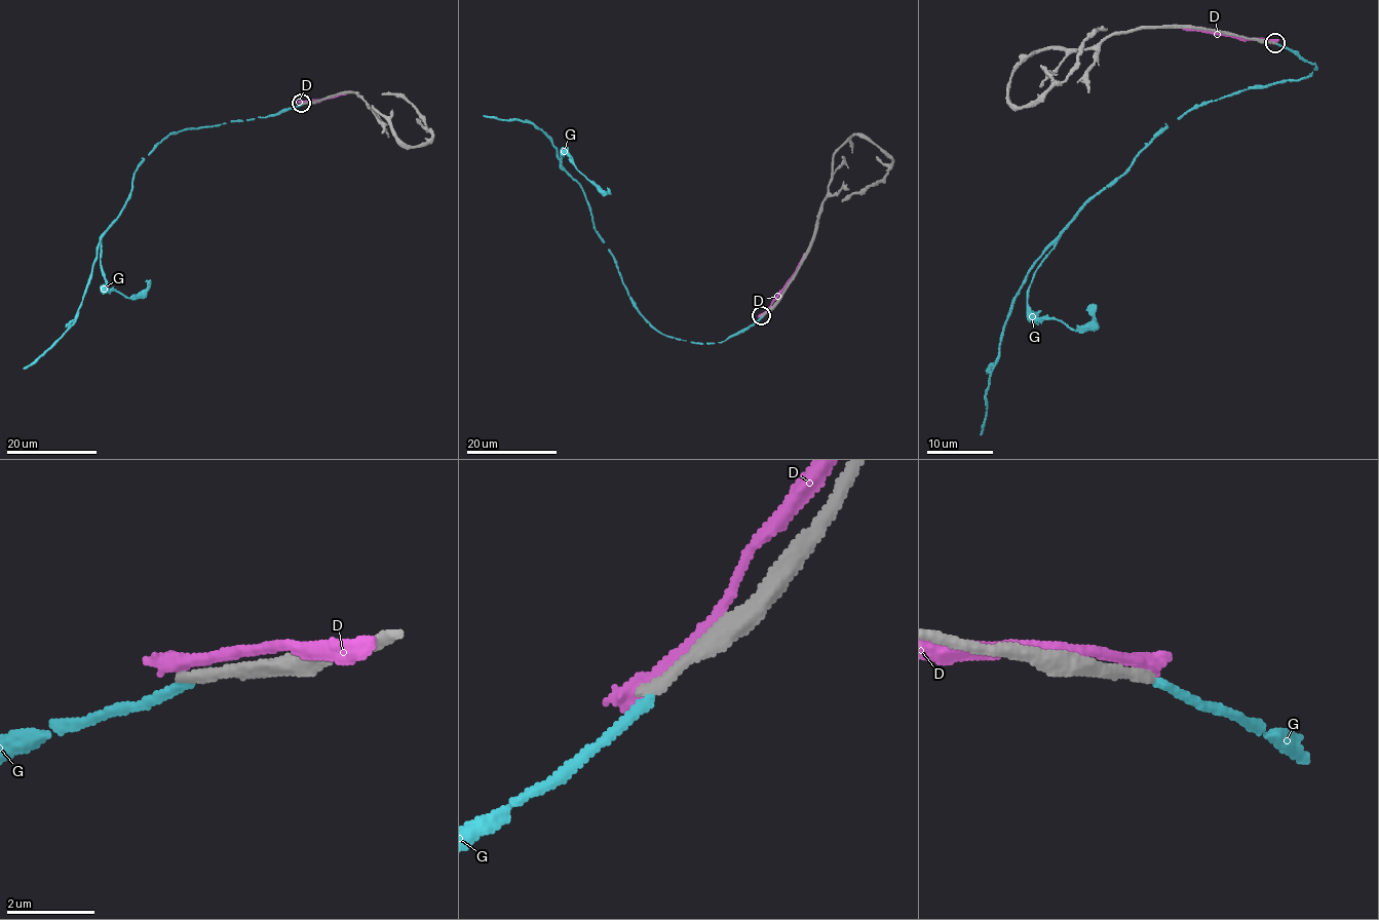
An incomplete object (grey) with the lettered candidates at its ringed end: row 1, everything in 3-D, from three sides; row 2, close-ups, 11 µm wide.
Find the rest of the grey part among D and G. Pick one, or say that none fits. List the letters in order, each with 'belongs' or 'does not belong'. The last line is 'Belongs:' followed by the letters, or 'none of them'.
D: does not belong
G: does not belong
Belongs: none of them

